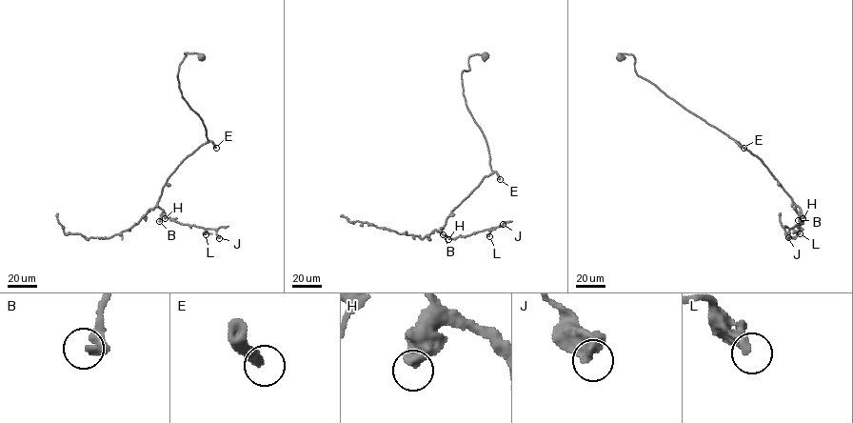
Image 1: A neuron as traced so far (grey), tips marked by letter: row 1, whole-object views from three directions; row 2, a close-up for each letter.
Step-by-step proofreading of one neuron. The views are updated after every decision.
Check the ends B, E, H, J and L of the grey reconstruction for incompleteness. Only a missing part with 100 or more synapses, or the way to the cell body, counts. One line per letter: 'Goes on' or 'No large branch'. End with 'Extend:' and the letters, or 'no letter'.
B: No large branch
E: Goes on
H: No large branch
J: No large branch
L: No large branch
Extend: E

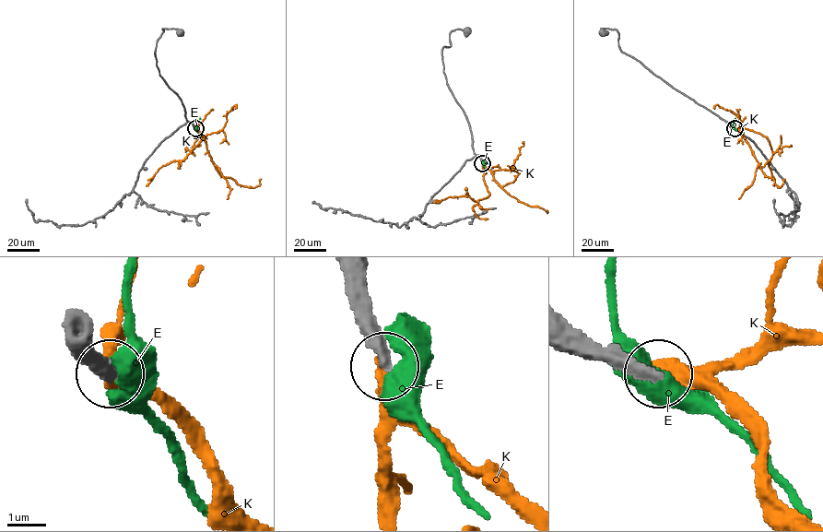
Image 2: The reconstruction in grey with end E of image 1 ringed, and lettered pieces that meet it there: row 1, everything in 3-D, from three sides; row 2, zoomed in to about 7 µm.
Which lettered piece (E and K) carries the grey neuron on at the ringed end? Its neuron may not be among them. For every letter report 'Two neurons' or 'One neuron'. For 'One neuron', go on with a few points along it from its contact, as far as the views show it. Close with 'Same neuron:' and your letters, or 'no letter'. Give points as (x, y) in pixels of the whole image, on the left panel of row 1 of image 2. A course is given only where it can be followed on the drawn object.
E: Two neurons
K: One neuron. Its course: (195, 128), (204, 136), (208, 155), (221, 176), (252, 187), (258, 185), (261, 179)
Same neuron: K

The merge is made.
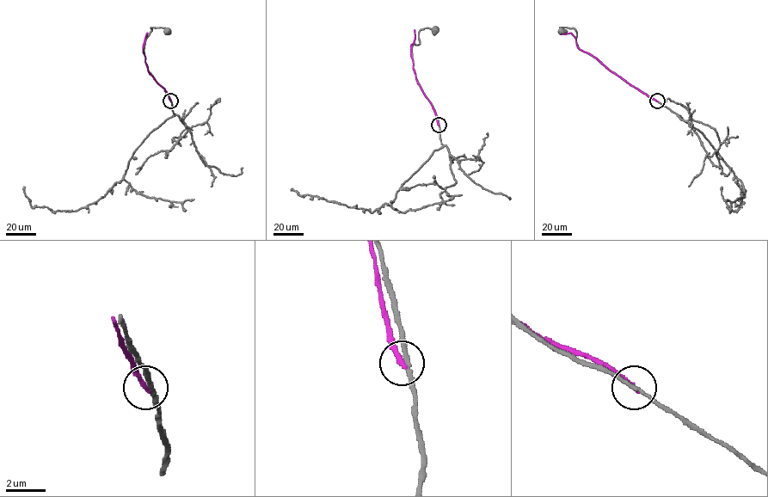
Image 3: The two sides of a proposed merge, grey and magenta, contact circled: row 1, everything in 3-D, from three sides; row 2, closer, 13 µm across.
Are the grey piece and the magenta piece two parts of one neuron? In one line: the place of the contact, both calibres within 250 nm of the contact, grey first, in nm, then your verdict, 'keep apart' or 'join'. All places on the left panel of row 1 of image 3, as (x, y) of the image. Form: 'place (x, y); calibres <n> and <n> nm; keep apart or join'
place (170, 101); calibres 180 and 240 nm; keep apart

